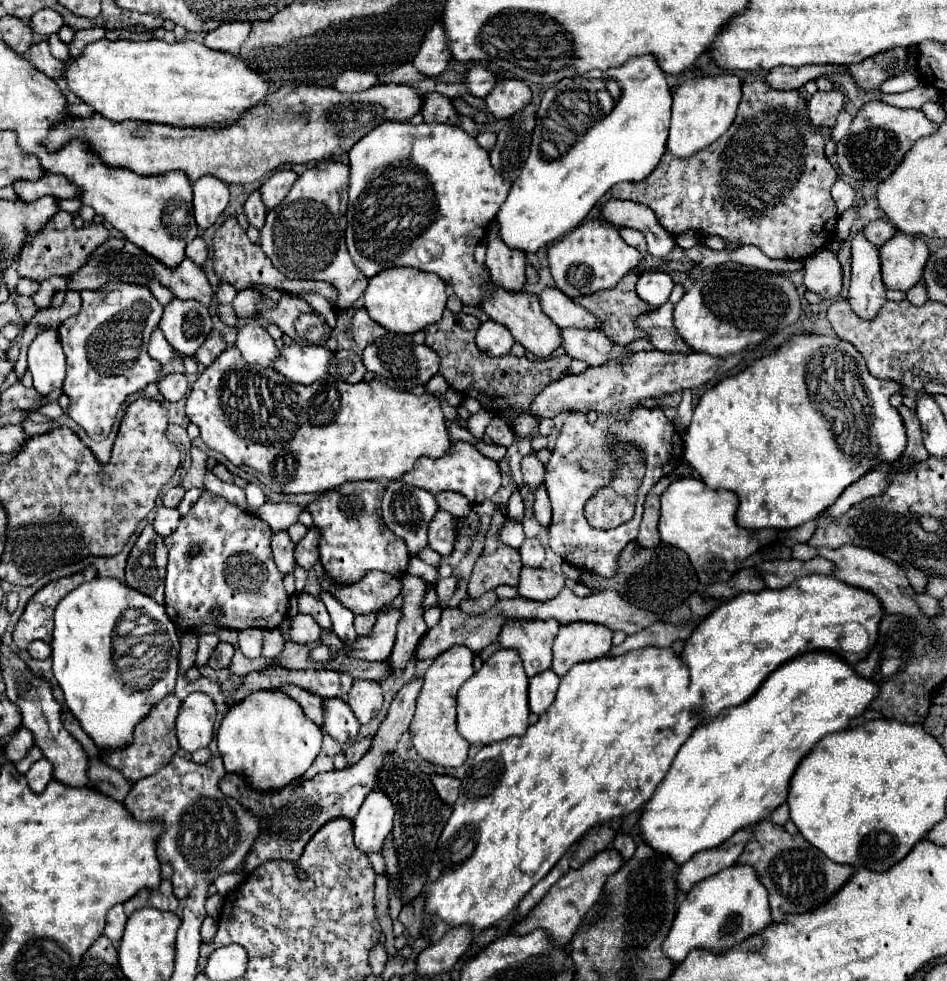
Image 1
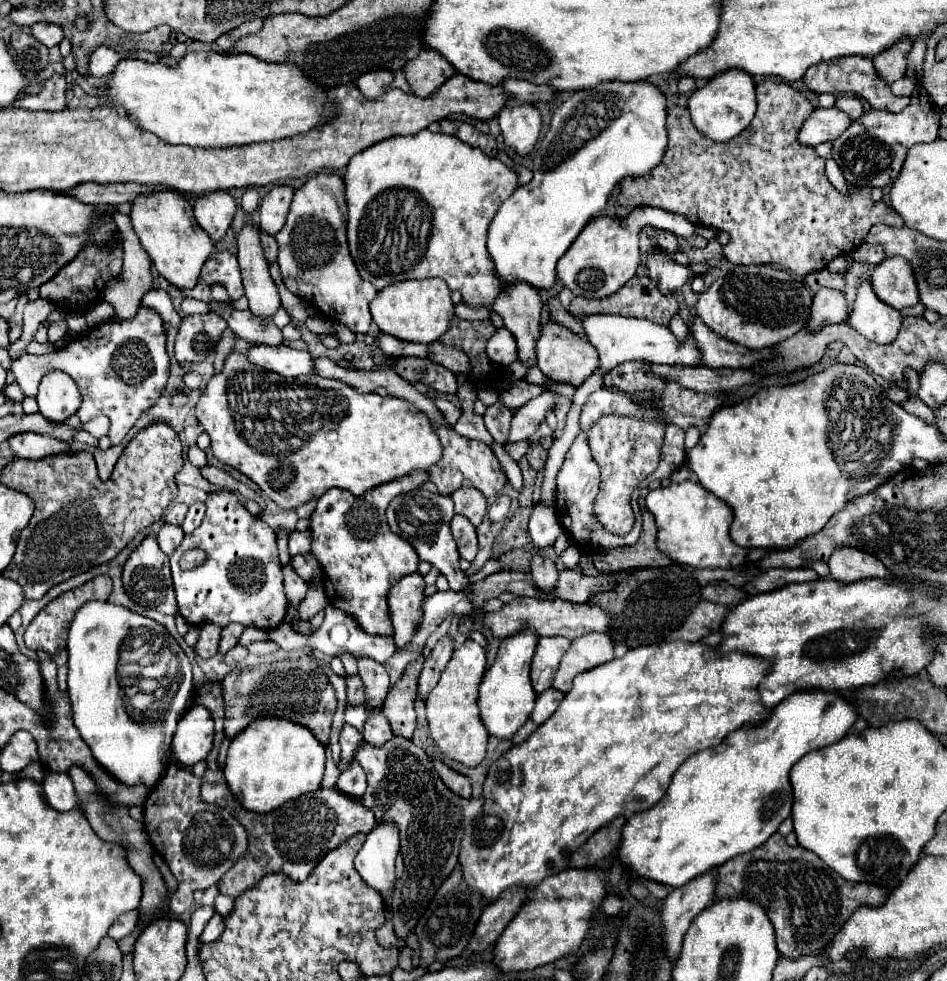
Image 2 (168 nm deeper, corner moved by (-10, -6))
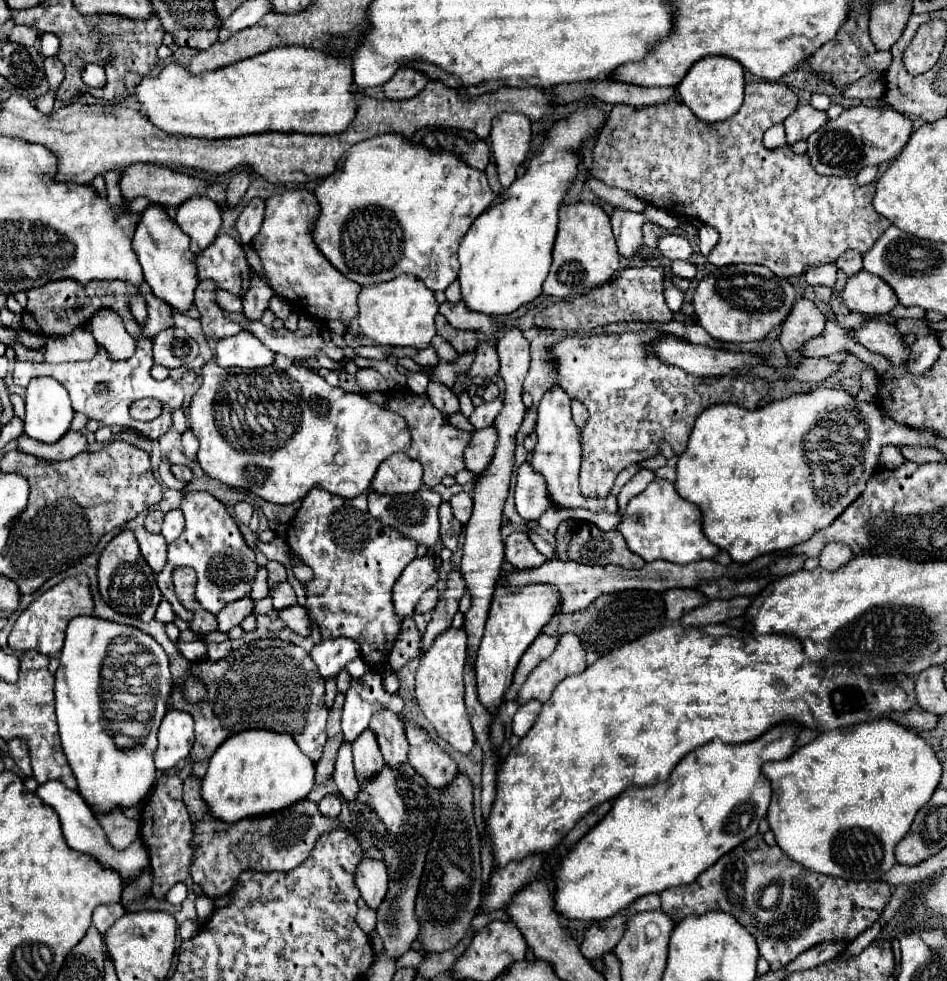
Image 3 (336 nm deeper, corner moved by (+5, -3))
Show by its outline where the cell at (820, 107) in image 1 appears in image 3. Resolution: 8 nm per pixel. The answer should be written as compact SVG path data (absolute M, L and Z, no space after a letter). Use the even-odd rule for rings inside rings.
M797 105L797 109L783 121L787 143L793 145L797 141L805 141L811 133L815 133L825 123L827 123L825 111L817 111L811 105Z

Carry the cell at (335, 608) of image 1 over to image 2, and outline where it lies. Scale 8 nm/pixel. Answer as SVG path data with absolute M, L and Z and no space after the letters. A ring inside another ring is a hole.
M356 658L356 660L358 660L358 674L366 686L366 706L380 708L390 686L388 672L374 658Z

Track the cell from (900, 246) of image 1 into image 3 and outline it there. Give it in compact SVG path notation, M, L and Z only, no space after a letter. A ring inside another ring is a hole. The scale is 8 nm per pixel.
M867 271L849 277L841 295L849 311L869 317L885 315L897 305L897 297L893 295L893 289L887 287L885 281L881 281L881 277L871 275Z

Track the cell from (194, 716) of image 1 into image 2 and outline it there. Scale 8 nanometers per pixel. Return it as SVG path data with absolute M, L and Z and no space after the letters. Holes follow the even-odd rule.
M192 706L178 722L172 746L182 766L206 760L214 746L214 720L206 706Z

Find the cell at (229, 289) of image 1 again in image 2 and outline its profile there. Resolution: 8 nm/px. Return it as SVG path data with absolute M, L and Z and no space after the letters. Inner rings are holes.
M218 252L216 256L212 256L202 266L202 278L224 284L232 302L238 300L240 296L244 296L242 278L240 278L240 266L238 266L236 256L232 256L230 252Z

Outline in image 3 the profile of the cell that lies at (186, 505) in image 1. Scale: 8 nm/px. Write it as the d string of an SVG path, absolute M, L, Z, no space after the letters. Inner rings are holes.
M173 509L173 511L169 511L169 513L165 515L161 535L165 537L167 543L175 541L175 539L181 535L181 531L183 531L183 523L185 523L185 521L183 521L183 513L181 513L179 509Z

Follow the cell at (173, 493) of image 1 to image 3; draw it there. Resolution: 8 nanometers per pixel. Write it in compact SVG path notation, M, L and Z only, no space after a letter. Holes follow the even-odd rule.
M155 509L155 511L151 511L147 517L145 517L145 529L149 531L149 533L159 533L161 531L161 525L163 525L163 517L165 517L165 513L163 511L159 511L159 509Z

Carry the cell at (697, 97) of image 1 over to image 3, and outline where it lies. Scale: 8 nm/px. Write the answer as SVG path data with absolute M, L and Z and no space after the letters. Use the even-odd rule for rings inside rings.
M709 55L705 59L699 59L689 73L685 75L683 83L677 85L677 93L681 95L681 101L705 123L717 123L723 119L729 119L735 115L743 103L743 67L725 55Z

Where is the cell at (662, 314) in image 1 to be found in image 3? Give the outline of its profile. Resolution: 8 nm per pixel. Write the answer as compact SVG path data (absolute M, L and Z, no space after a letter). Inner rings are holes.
M829 321L825 325L825 331L805 345L803 355L829 357L835 353L845 353L845 351L857 355L861 361L869 363L875 371L885 371L889 367L889 363L883 357L875 357L871 351L861 347L861 343L857 343L853 339L853 335L849 331L845 331L841 325L837 325L835 321Z

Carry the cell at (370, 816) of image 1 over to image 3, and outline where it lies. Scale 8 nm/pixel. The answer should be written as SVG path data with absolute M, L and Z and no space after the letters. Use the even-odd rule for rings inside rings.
M363 859L357 867L357 887L361 891L361 897L365 899L367 907L377 911L381 905L381 899L385 899L385 891L389 887L389 877L383 861L375 859Z

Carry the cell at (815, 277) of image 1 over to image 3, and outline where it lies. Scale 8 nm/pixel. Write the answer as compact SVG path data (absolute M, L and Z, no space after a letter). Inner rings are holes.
M801 299L795 303L793 311L789 313L789 317L783 325L783 333L779 337L781 347L783 347L791 367L795 367L803 359L801 347L809 339L821 335L823 327L825 327L825 317L811 301Z

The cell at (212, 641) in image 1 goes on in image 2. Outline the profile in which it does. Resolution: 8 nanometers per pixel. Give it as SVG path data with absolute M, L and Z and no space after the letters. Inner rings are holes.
M228 624L224 630L222 630L222 638L220 638L220 646L218 646L218 652L220 654L226 654L228 650L232 650L238 640L240 640L240 634L242 634L244 626L240 624Z

